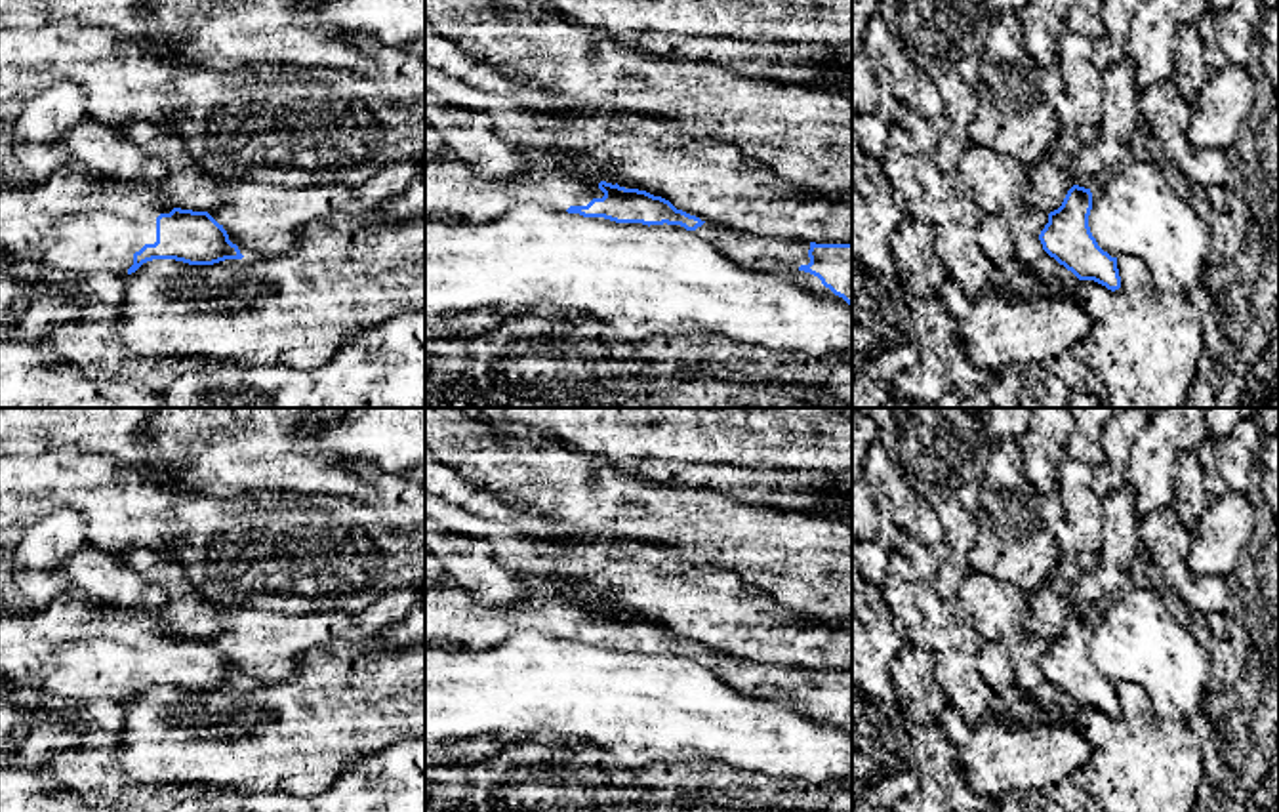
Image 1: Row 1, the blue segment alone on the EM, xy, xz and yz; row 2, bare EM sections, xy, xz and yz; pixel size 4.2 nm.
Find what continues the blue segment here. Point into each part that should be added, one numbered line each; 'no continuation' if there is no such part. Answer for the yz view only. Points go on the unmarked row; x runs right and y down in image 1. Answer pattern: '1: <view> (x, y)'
no continuation

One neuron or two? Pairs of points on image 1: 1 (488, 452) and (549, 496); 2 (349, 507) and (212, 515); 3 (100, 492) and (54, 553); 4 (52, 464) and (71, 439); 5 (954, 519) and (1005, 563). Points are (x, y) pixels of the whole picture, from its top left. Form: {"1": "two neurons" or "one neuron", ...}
{"1": "one neuron", "2": "one neuron", "3": "two neurons", "4": "two neurons", "5": "two neurons"}

